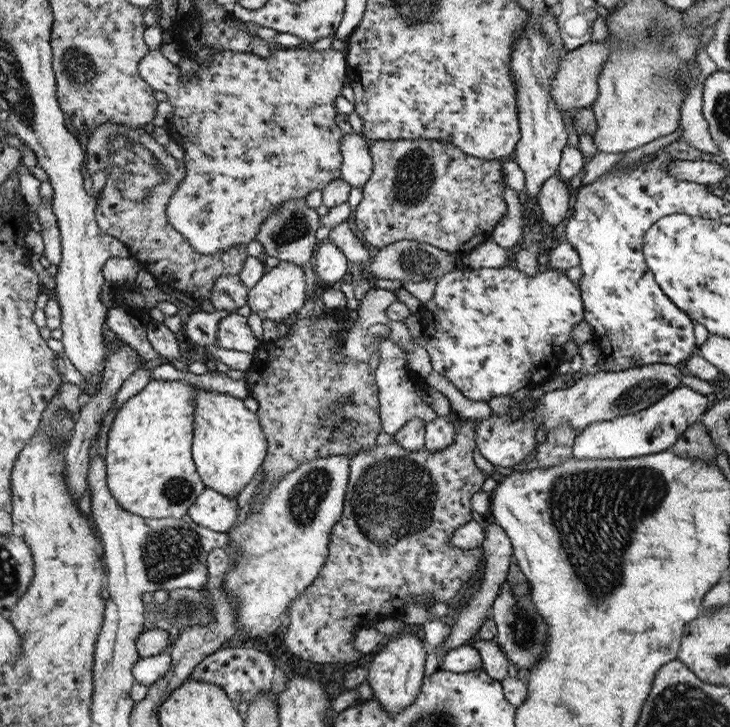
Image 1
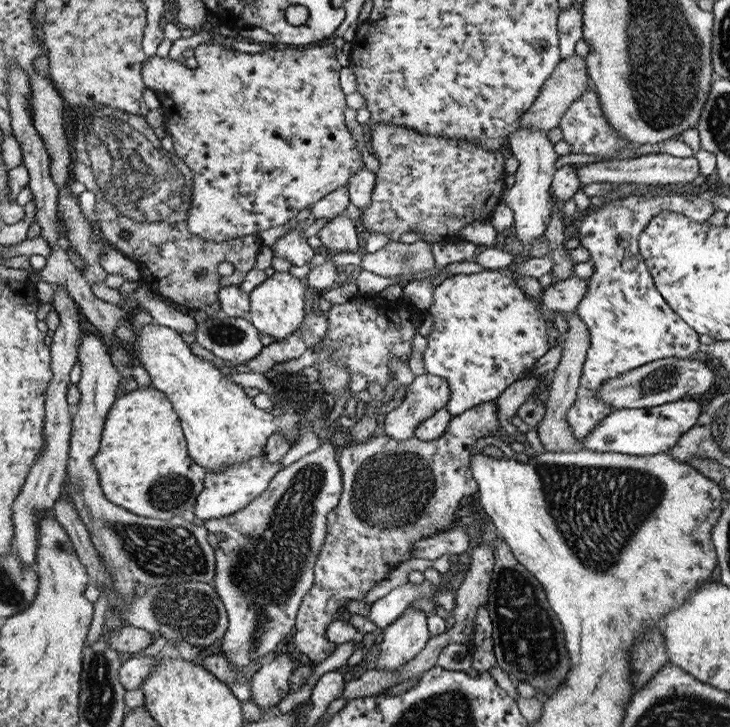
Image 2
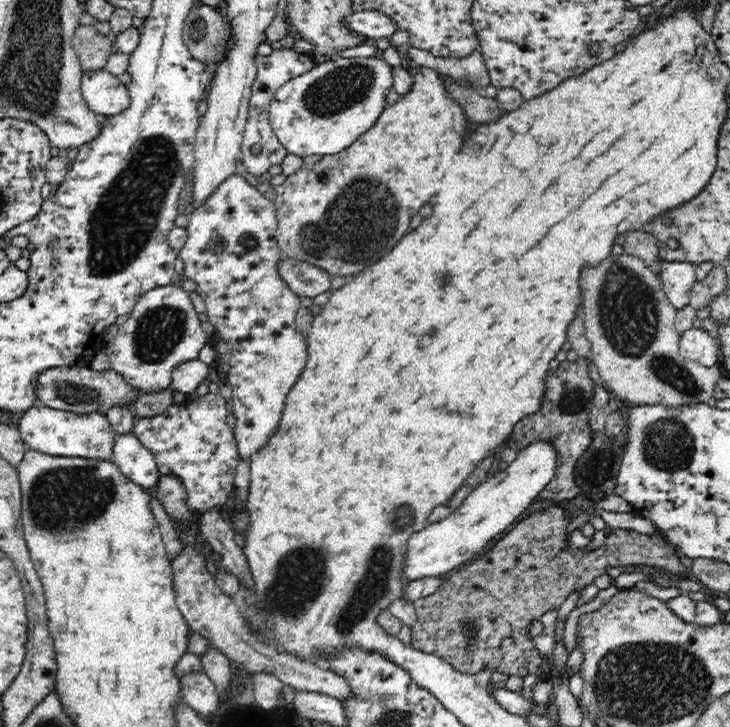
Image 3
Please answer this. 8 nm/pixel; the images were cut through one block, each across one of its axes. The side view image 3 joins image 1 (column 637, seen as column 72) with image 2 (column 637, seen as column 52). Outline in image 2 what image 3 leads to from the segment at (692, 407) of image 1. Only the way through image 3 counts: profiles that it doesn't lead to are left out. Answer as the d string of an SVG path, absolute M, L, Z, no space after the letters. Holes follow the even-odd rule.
M683 398L647 408L615 409L595 425L583 442L583 449L594 452L617 452L623 455L644 456L670 450L691 426L697 423L701 406L693 398Z

